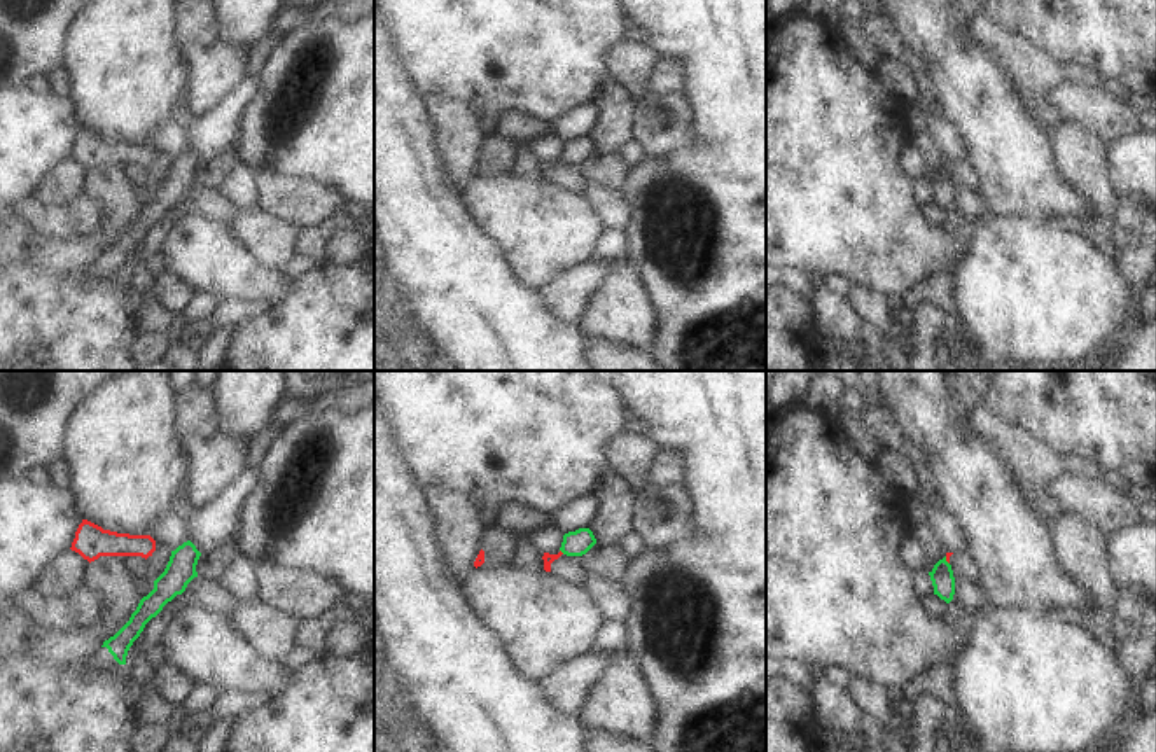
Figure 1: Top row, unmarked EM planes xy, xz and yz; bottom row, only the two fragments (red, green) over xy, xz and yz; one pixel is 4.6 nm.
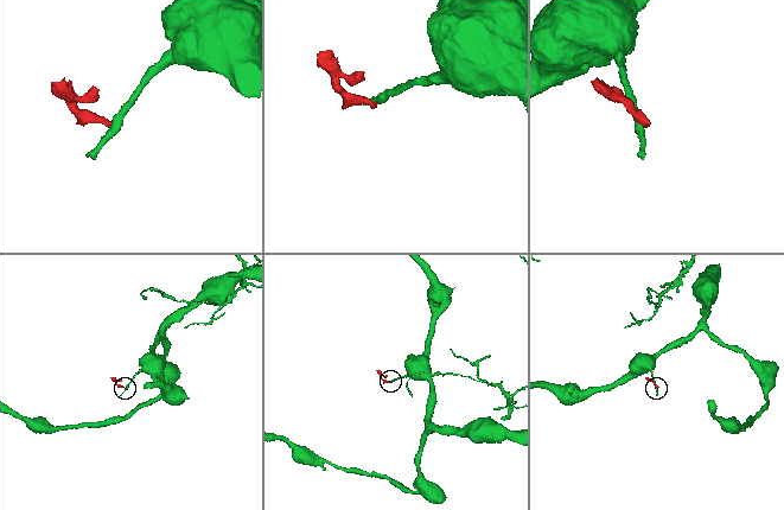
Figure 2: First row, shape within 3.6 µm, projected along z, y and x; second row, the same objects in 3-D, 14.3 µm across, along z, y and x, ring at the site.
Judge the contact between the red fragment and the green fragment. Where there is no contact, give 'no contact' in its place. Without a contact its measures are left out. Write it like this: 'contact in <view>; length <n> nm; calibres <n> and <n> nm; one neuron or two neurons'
contact in yz; length 40 nm; calibres 20 and 110 nm; two neurons

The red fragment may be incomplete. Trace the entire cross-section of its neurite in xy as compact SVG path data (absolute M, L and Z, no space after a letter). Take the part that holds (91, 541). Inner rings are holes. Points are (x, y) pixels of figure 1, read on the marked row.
M82 519L70 549L89 563L100 556L142 556L147 560L156 551L156 540L150 535L103 530L94 523Z

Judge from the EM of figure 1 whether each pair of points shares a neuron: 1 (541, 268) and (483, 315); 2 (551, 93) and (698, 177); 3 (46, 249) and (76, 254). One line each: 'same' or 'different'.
1: different
2: different
3: same

